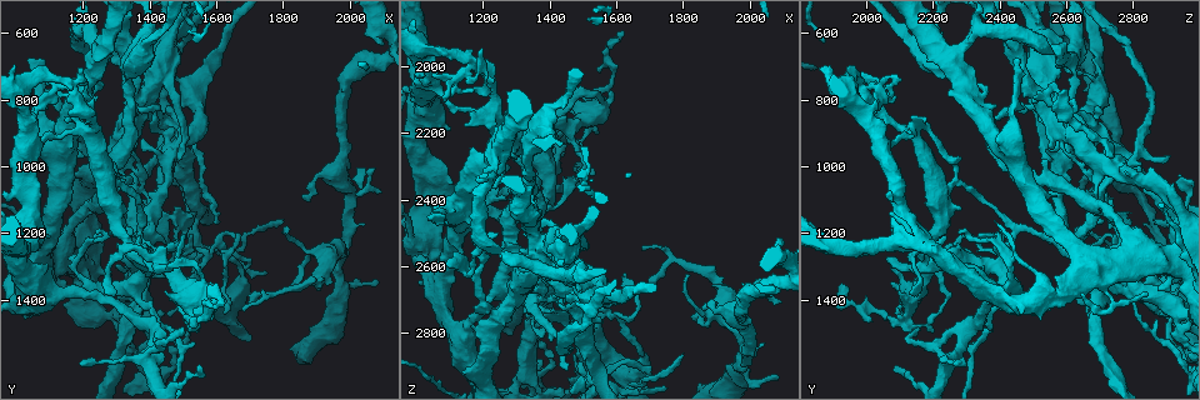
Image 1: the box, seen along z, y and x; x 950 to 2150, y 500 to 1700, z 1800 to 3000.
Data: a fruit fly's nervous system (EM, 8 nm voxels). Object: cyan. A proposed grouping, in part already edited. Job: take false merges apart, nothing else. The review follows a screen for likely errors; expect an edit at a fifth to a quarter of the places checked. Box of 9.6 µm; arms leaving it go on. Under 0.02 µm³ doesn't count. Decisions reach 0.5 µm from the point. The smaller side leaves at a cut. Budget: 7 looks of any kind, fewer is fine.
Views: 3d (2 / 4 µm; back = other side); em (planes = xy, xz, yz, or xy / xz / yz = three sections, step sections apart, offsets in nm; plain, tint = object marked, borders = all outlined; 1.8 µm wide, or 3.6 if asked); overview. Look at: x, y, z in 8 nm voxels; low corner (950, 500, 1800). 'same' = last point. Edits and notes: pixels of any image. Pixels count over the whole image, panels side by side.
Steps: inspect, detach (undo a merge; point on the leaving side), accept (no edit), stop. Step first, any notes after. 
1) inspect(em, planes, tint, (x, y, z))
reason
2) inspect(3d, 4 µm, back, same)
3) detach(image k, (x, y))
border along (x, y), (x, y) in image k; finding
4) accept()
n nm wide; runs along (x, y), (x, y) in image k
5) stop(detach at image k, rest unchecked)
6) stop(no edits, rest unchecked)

inspect(em, 3.6 µm, planes, tint, (1280, 990, 2710))
four-way junction

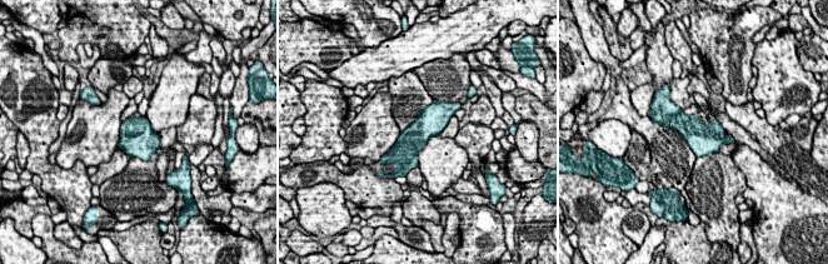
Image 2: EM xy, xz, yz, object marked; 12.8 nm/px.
accept()
runs along (437, 104), (407, 168) in image 2; one neuron here

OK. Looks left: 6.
inspect(em, planes, tint, (1110, 1270, 2800))
side arm on a straight run

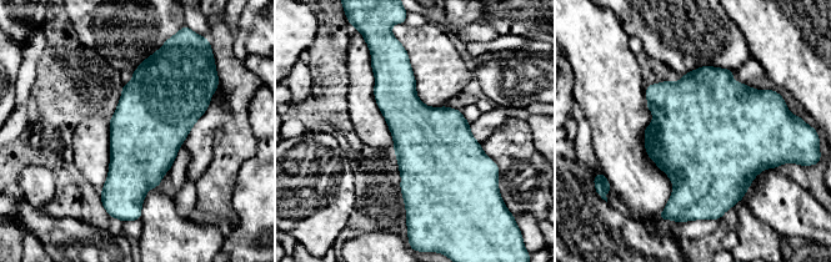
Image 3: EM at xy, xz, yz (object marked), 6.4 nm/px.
accept()
500 nm wide; one neuron here

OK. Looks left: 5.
inspect(3d, 4 µm, (1540, 1140, 2920))
a fork

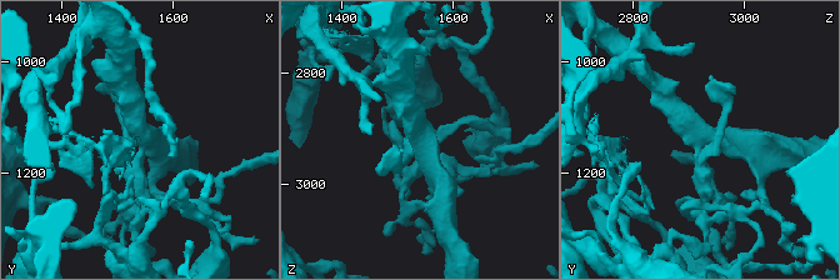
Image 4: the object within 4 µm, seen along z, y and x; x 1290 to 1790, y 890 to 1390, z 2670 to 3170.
inspect(em, xz, step 4, tint, (1545, 1145, 2915))

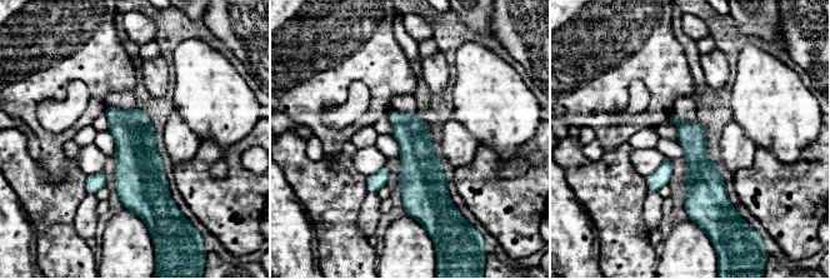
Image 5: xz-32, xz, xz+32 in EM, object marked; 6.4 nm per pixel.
inspect(em, xy, step 4, tint, same)

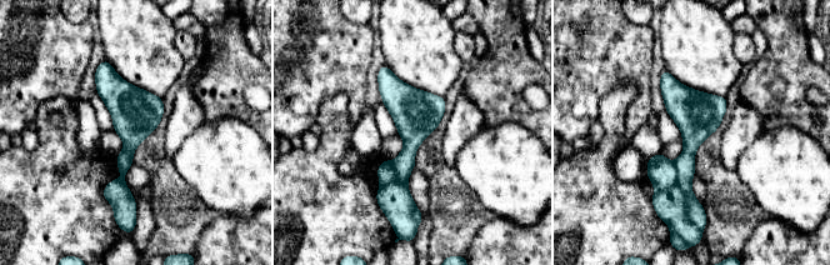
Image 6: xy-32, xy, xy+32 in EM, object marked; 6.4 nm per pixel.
accept()
one neuron here

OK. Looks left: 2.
stop(no edits, rest unchecked)

